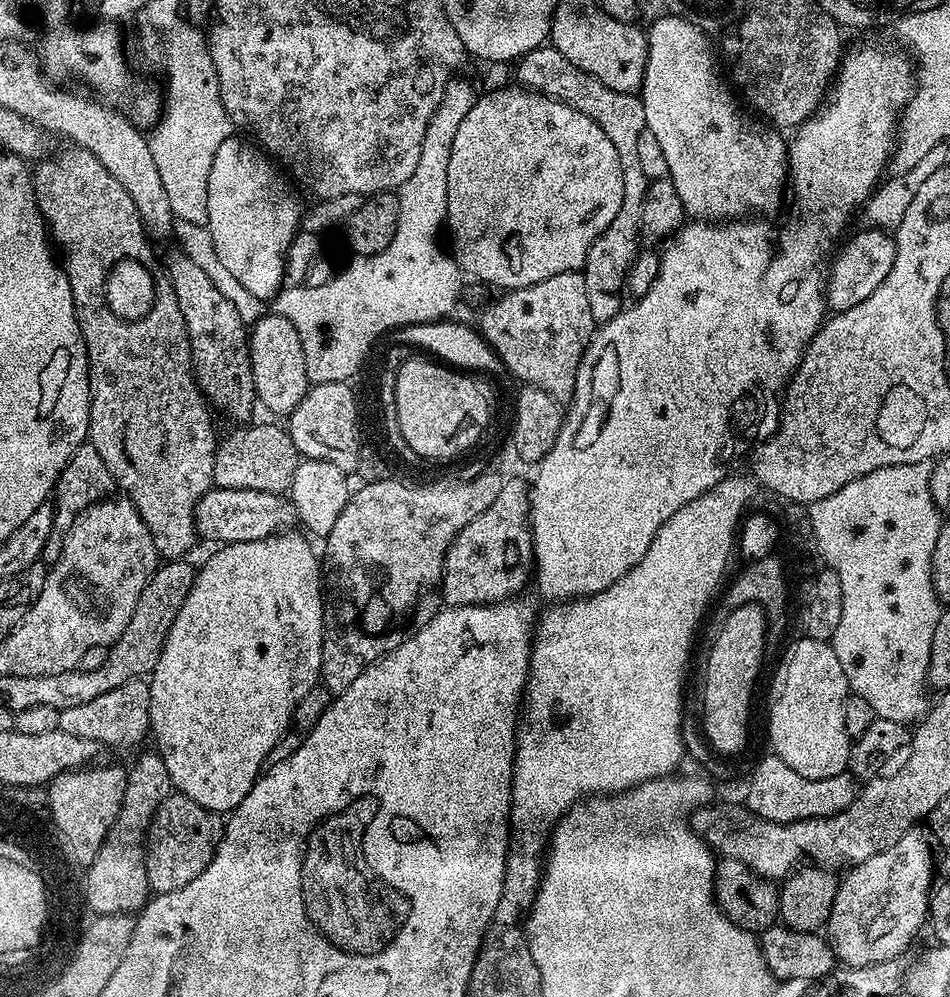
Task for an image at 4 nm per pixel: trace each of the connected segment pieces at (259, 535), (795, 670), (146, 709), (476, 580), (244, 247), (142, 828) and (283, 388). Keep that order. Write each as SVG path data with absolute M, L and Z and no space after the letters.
M213 487L196 504L197 537L220 540L221 545L252 542L291 529L297 523L291 499L278 492Z
M799 639L785 650L772 676L772 685L768 688L768 740L772 743L771 751L782 758L786 766L814 778L834 778L834 774L848 772L848 755L852 749L853 737L846 730L842 706L850 689L846 674L842 674L842 666L838 663L838 654L834 654L829 641Z
M141 678L131 680L99 698L93 698L82 706L74 706L60 714L60 729L66 734L78 734L78 738L94 738L102 746L128 748L150 732L149 681Z
M505 479L498 498L474 522L462 526L444 559L440 595L445 605L500 604L515 597L534 572L532 521L528 519L530 488L520 480Z
M233 134L222 142L214 156L209 176L207 226L214 238L215 253L226 269L254 297L268 302L285 283L288 247L301 231L302 207L292 193L293 185L280 177L281 169L255 143L244 140Z
M155 750L144 752L133 764L127 765L126 794L122 794L122 810L110 826L110 834L102 842L98 854L87 865L83 873L82 893L85 905L97 916L110 914L139 913L150 899L150 889L146 878L146 858L144 841L148 827L164 799L173 795L170 774L166 774L166 762L162 762L160 753Z
M265 314L251 325L248 334L248 349L252 359L252 373L256 387L256 399L265 404L280 418L287 417L302 402L302 398L310 387L306 358L302 354L302 342L298 338L298 330L279 314Z

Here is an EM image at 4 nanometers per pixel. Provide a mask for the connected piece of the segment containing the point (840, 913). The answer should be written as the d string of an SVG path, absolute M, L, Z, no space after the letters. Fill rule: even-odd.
M919 827L910 829L894 846L849 867L844 881L838 884L826 936L841 965L857 968L874 966L874 962L900 960L919 934L920 927L925 927L934 891L934 848L929 837L924 837L920 831Z

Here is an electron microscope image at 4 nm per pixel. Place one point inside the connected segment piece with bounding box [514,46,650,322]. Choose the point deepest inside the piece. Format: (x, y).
(622, 114)

